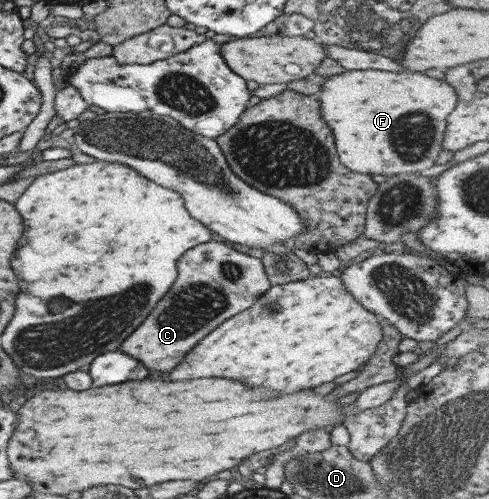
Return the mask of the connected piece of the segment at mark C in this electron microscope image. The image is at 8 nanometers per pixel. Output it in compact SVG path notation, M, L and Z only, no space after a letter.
M209 241L187 250L177 264L177 272L179 276L167 296L119 348L159 372L173 370L207 333L223 320L254 306L272 286L259 258L237 252L226 242Z

